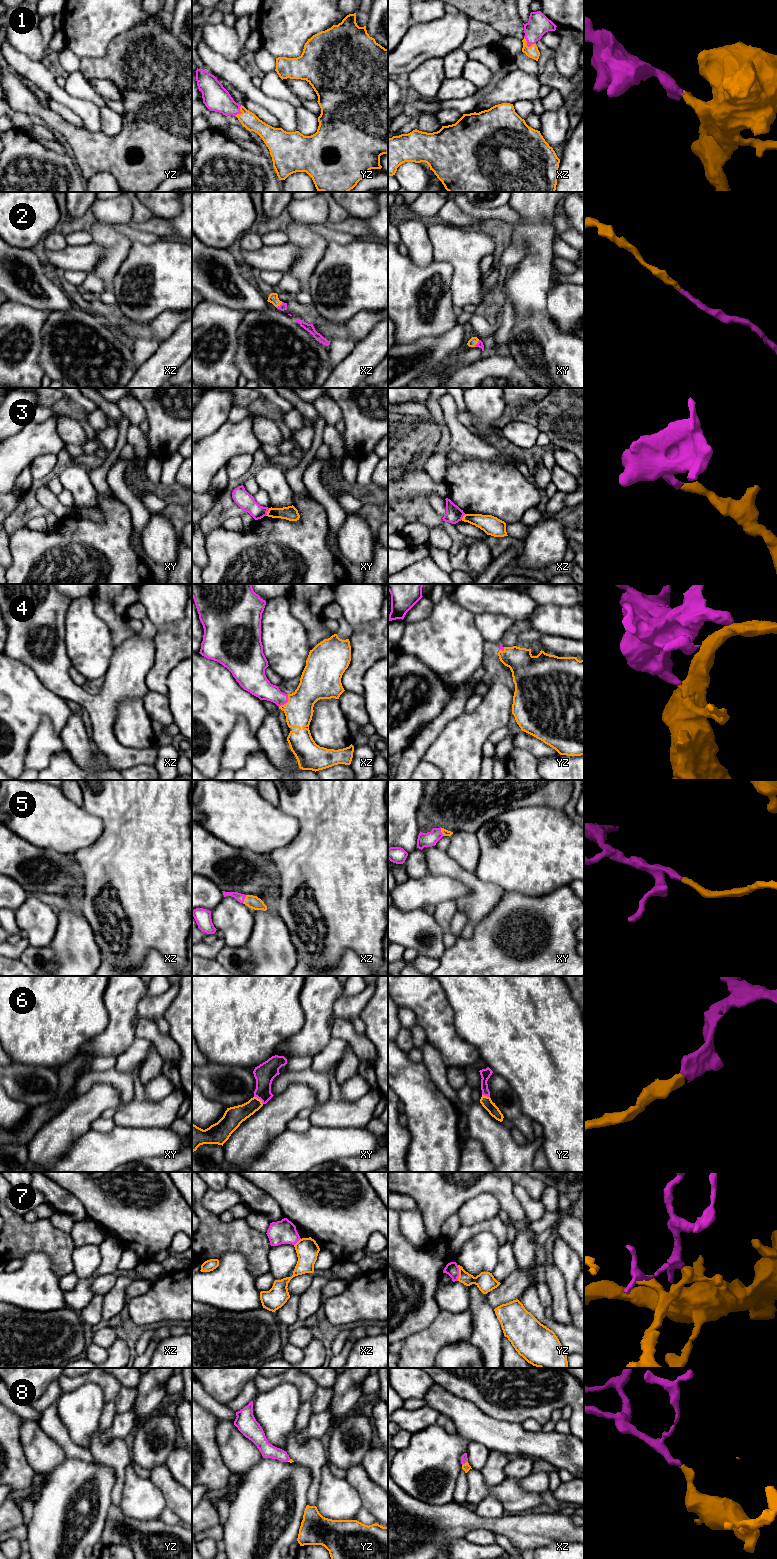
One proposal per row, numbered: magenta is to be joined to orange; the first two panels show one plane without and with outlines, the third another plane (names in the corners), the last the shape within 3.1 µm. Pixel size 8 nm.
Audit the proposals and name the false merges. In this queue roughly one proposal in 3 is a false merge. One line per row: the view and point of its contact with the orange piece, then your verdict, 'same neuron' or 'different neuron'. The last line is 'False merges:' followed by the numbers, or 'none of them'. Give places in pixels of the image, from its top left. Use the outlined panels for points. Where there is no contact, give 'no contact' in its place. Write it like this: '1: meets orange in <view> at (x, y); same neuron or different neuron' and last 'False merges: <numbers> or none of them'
1: meets orange in xz at (526, 45); same neuron
2: meets orange in xz at (279, 305); same neuron
3: meets orange in xy at (267, 512); different neuron
4: meets orange in xz at (287, 702); same neuron
5: meets orange in xz at (244, 899); same neuron
6: meets orange in xy at (259, 1099); same neuron
7: meets orange in yz at (459, 1273); different neuron
8: meets orange in xz at (465, 1463); same neuron
False merges: 3, 7

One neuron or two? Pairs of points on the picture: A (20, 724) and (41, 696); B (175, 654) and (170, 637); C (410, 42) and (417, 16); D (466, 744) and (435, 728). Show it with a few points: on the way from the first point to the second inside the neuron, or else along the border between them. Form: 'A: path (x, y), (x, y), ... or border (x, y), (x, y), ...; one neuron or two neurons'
A: path (20, 717), (34, 703); one neuron
B: path (172, 650), (172, 641); one neuron
C: border (438, 18), (432, 21), (416, 22), (411, 25); two neurons
D: border (459, 716), (447, 724), (427, 750); two neurons

